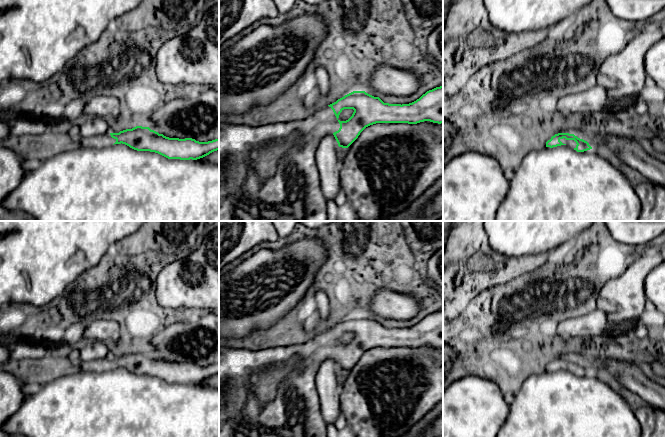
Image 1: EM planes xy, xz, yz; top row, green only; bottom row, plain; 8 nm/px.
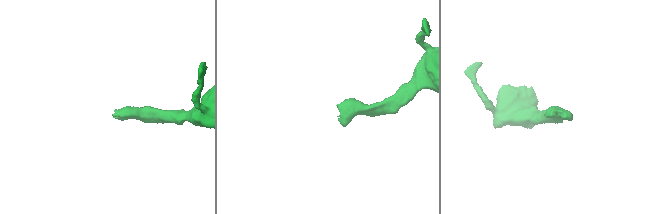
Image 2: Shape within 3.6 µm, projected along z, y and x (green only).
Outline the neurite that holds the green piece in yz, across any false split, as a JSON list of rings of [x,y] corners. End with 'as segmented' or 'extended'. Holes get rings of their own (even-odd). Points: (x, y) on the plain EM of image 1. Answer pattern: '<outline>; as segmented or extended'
[[[558,357],[551,361],[550,364],[546,366],[546,371],[557,371],[561,369],[568,369],[577,376],[584,376],[592,373],[589,367],[583,363],[578,362],[574,358],[569,357]]]; extended

